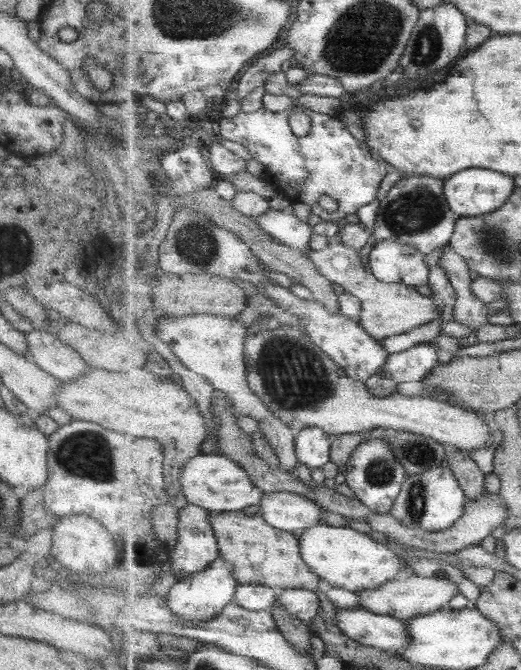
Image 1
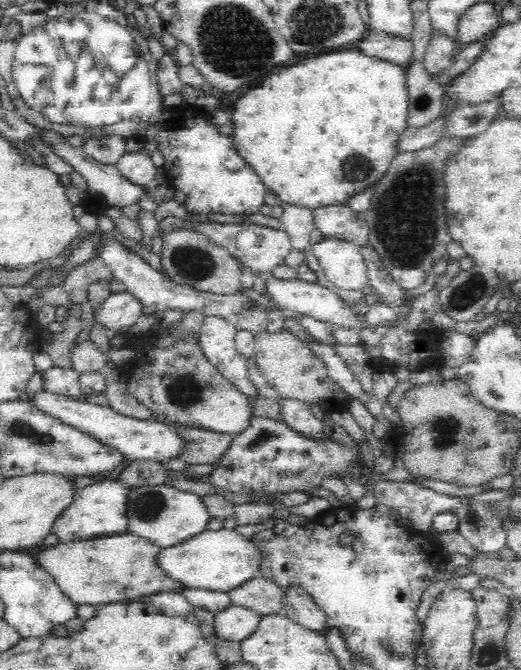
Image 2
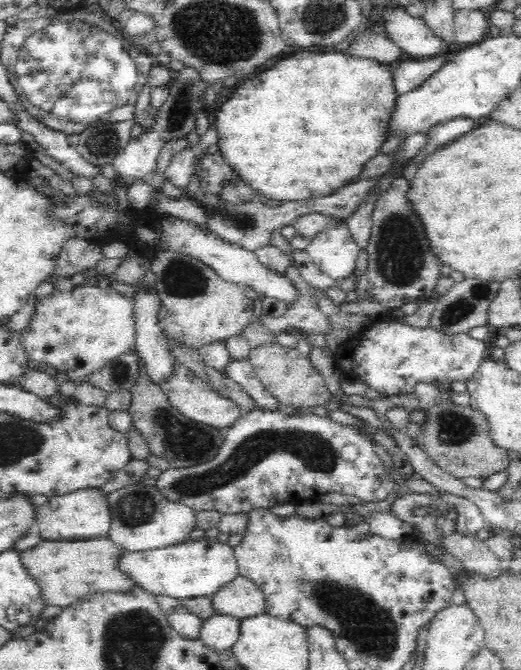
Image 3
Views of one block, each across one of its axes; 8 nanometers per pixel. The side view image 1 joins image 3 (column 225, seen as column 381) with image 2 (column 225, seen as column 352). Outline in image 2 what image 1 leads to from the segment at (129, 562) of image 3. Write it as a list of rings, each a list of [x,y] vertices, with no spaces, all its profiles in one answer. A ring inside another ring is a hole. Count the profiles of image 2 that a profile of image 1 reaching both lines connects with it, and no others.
[[[222,527],[213,531],[206,529],[176,546],[164,548],[158,556],[158,565],[173,580],[182,581],[187,588],[230,592],[259,574],[262,560],[262,549],[252,539],[245,538],[234,529]]]

